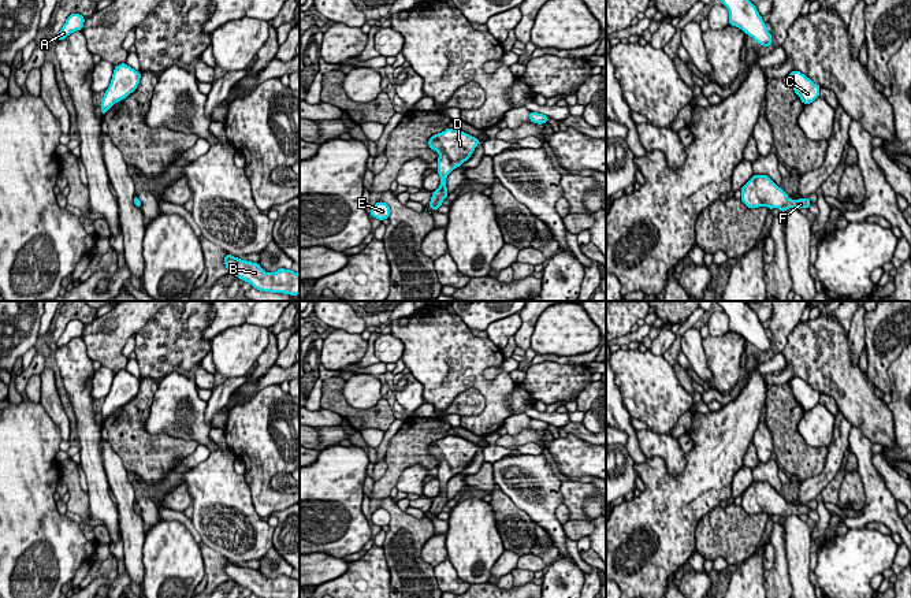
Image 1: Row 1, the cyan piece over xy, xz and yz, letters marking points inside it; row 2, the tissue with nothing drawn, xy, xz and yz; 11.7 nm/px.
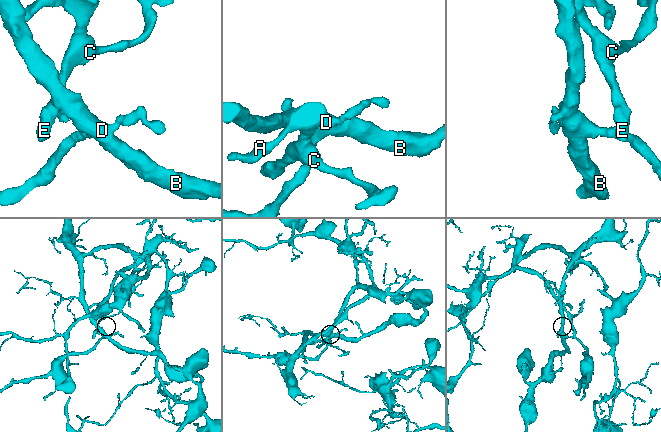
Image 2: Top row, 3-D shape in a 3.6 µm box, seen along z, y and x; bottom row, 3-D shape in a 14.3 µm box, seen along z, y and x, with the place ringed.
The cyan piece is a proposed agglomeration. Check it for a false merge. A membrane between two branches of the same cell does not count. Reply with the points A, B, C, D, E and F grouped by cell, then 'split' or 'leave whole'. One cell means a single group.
A B C D E F | leave whole

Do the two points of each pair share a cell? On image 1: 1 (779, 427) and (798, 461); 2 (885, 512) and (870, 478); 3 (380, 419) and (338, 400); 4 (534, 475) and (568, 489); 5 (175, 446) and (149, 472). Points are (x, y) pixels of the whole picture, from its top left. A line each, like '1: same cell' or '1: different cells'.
1: same cell
2: same cell
3: same cell
4: different cells
5: same cell

